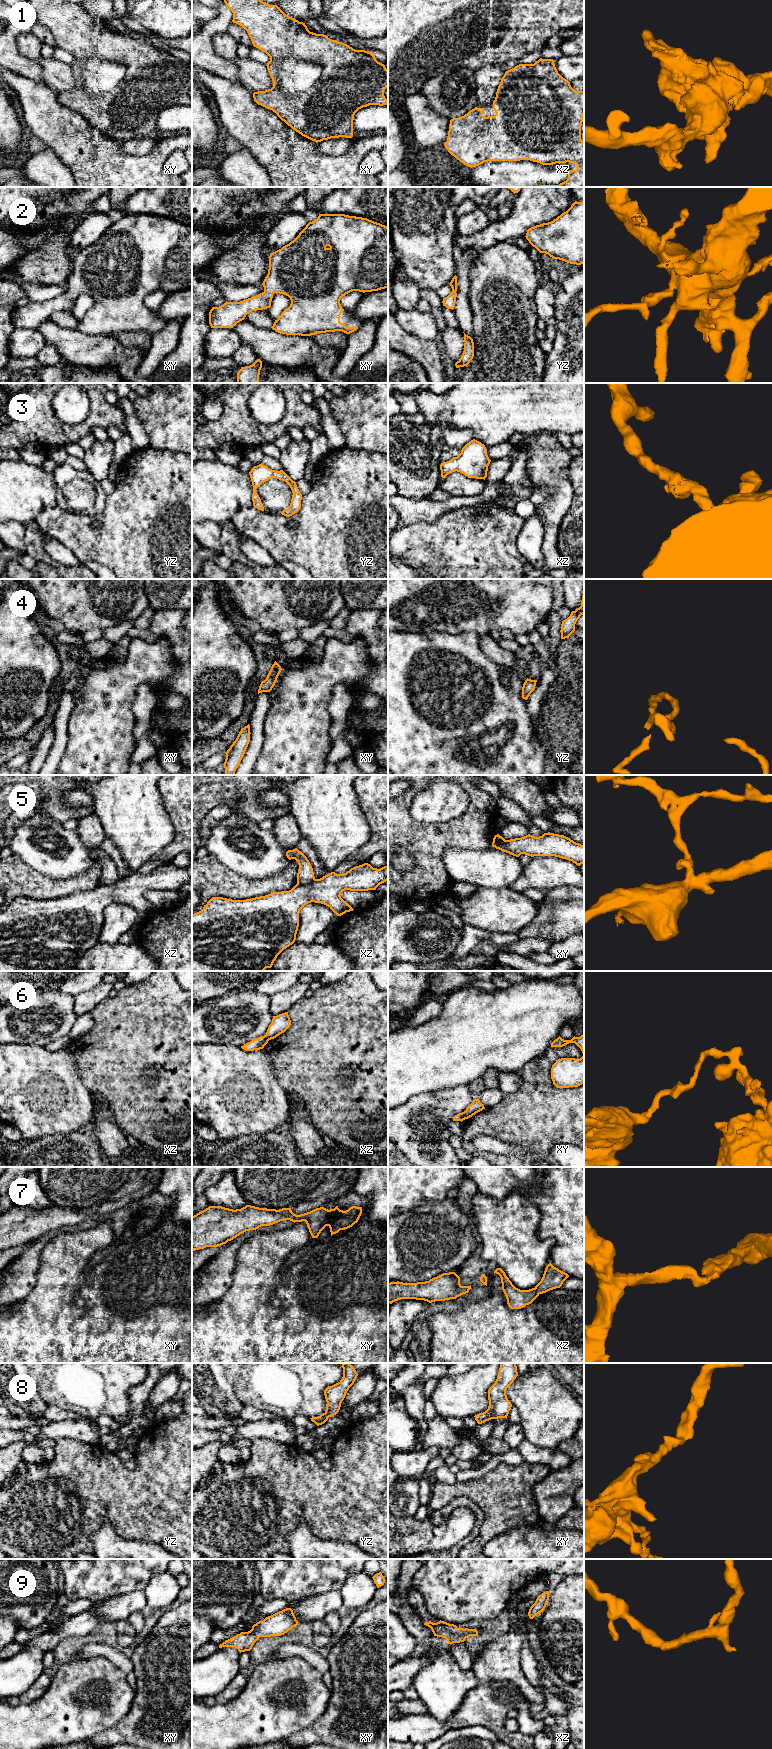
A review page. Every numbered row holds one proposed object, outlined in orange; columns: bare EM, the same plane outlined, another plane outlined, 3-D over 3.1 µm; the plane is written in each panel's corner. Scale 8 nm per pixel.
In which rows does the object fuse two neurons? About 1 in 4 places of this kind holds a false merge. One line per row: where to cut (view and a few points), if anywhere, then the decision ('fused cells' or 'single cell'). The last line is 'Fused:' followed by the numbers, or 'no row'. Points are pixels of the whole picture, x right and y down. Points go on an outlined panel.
1: no cut; single cell
2: no cut; single cell
3: no cut; single cell
4: no cut; single cell
5: cut in xz along (315, 879), (308, 883), (297, 884); fused cells
6: cut in xy along (464, 1112), (461, 1120); fused cells
7: no cut; single cell
8: no cut; single cell
9: no cut; single cell
Fused: 5, 6

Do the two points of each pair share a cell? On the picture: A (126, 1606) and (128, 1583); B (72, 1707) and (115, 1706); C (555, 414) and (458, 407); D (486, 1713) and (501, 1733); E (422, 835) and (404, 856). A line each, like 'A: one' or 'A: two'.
A: two
B: one
C: one
D: one
E: two

